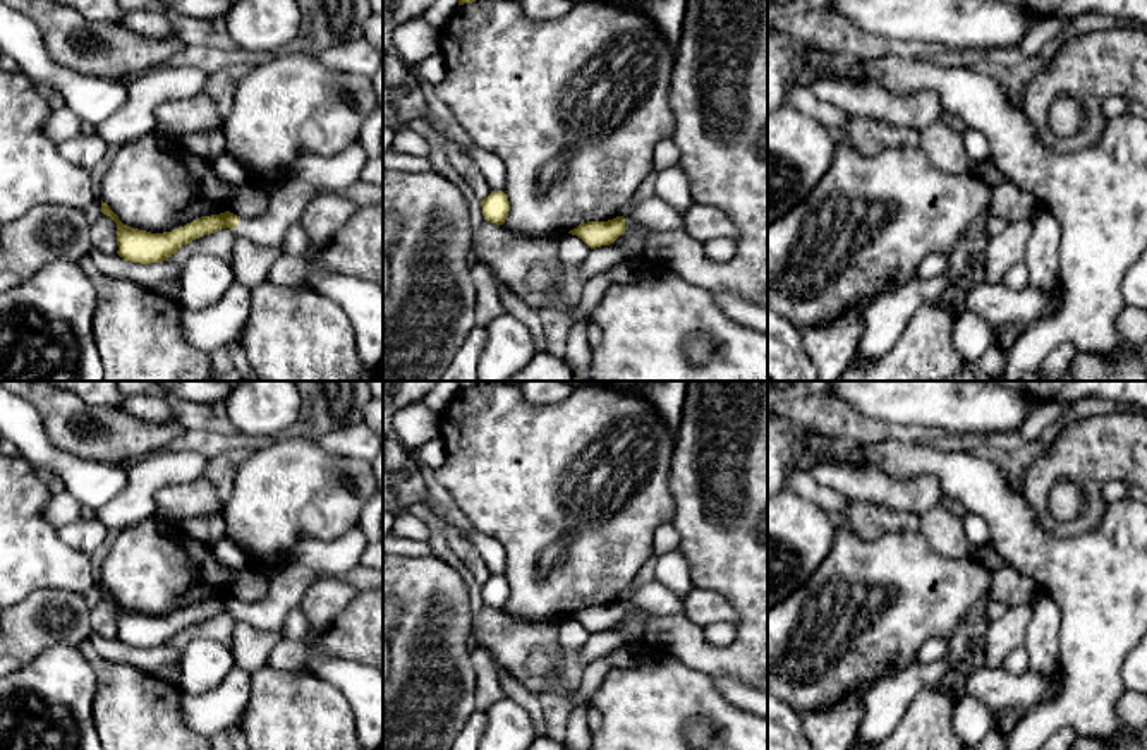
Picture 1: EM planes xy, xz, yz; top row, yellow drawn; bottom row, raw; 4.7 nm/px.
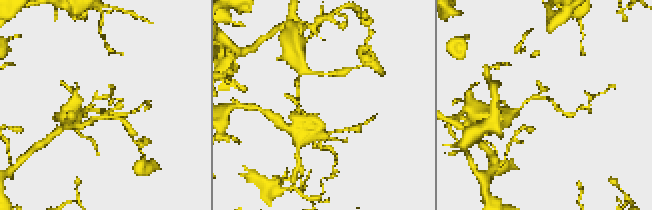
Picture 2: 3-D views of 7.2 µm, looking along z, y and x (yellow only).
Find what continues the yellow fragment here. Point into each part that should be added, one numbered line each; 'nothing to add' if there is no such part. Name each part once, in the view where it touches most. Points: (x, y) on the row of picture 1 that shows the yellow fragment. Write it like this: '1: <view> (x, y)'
1: xz (651, 215)

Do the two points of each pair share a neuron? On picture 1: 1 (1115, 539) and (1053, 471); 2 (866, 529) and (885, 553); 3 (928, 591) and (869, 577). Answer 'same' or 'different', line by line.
1: different
2: different
3: same

